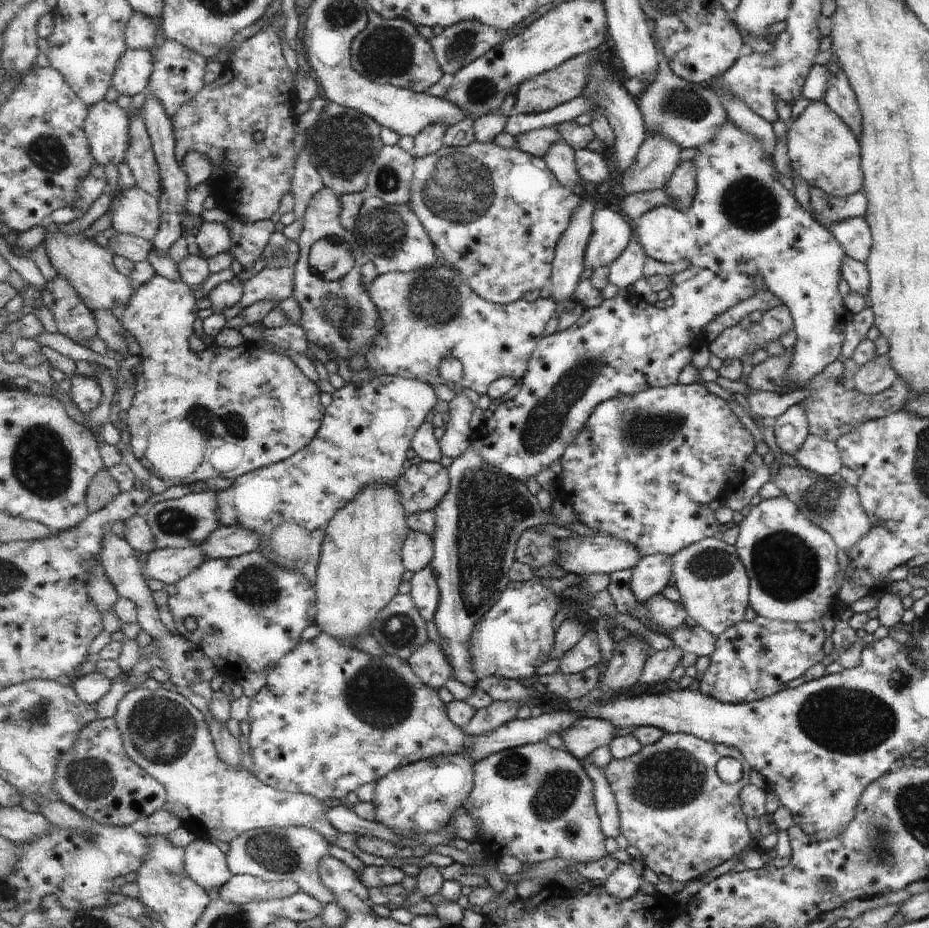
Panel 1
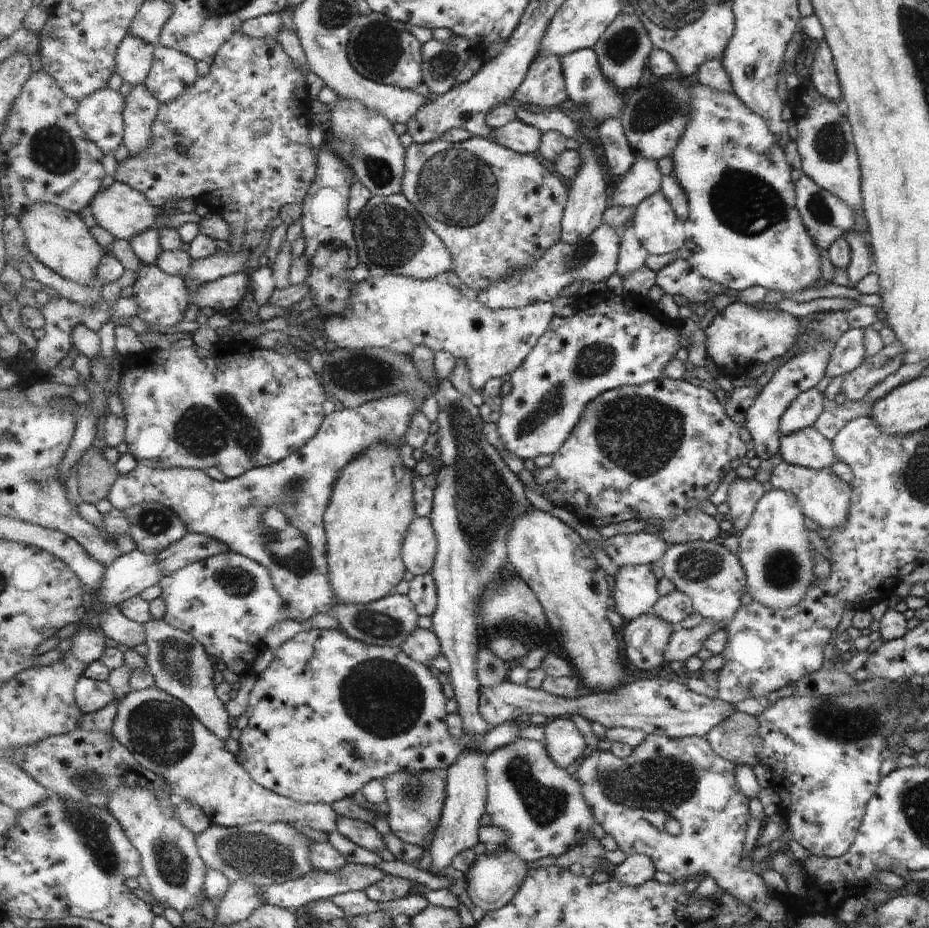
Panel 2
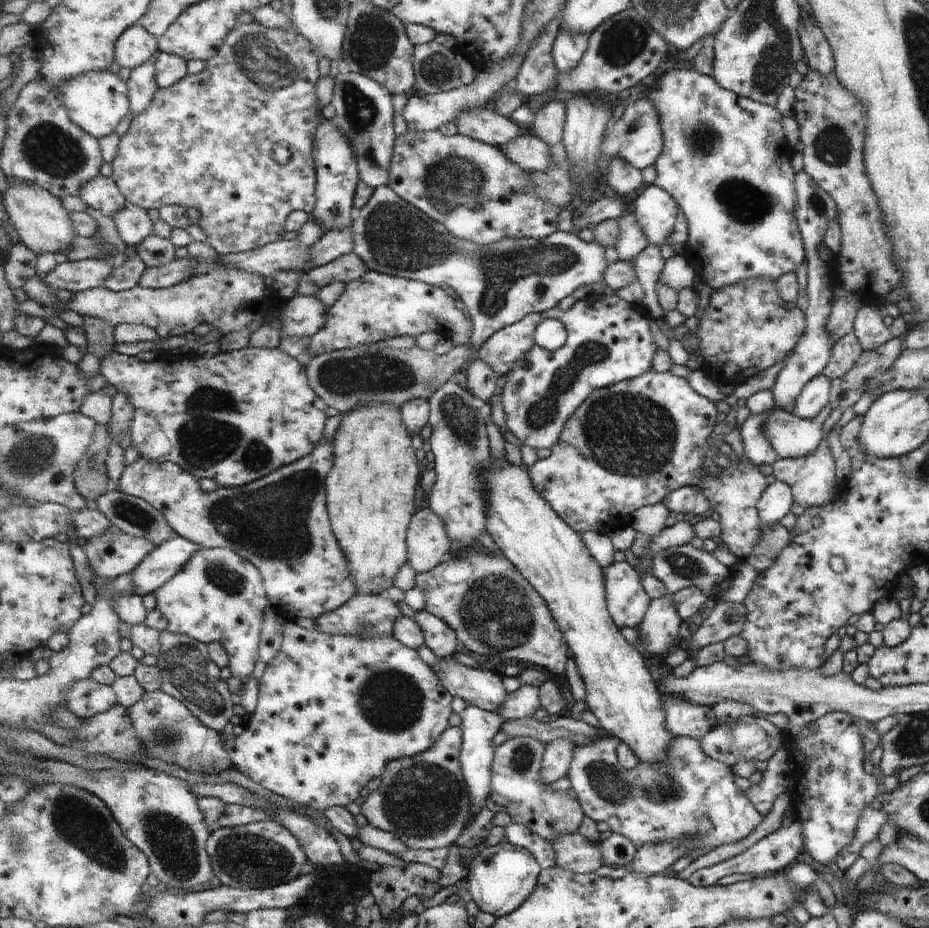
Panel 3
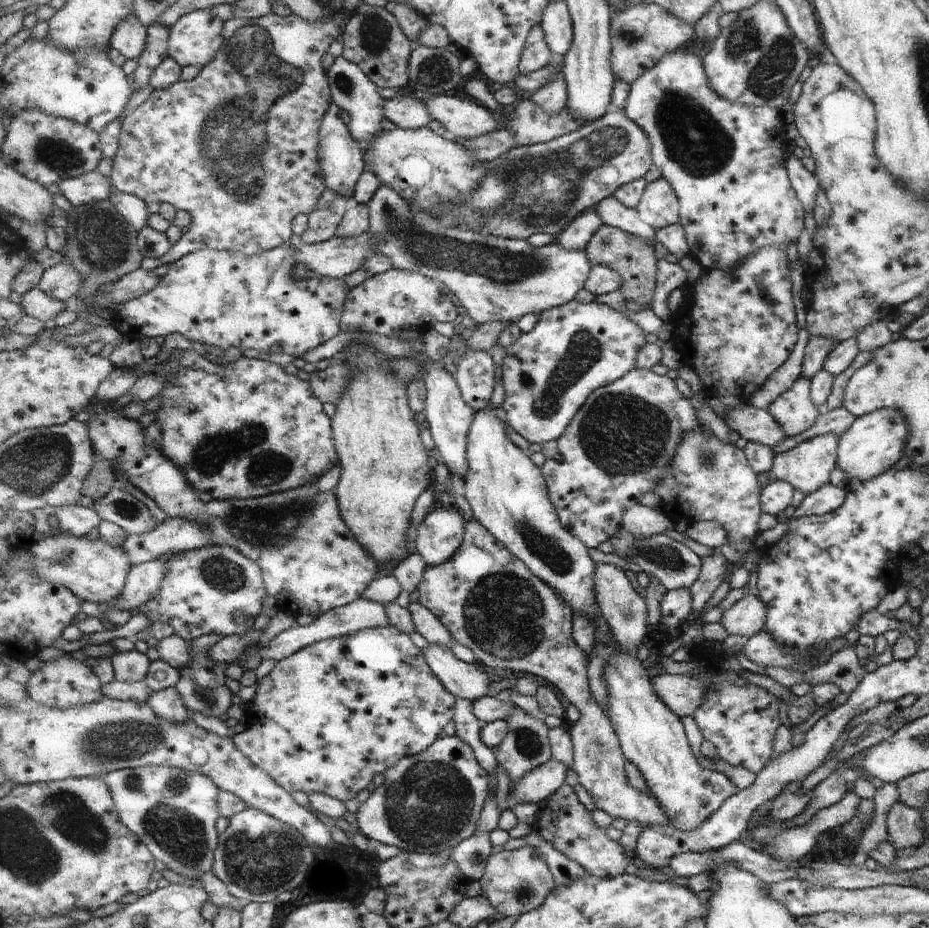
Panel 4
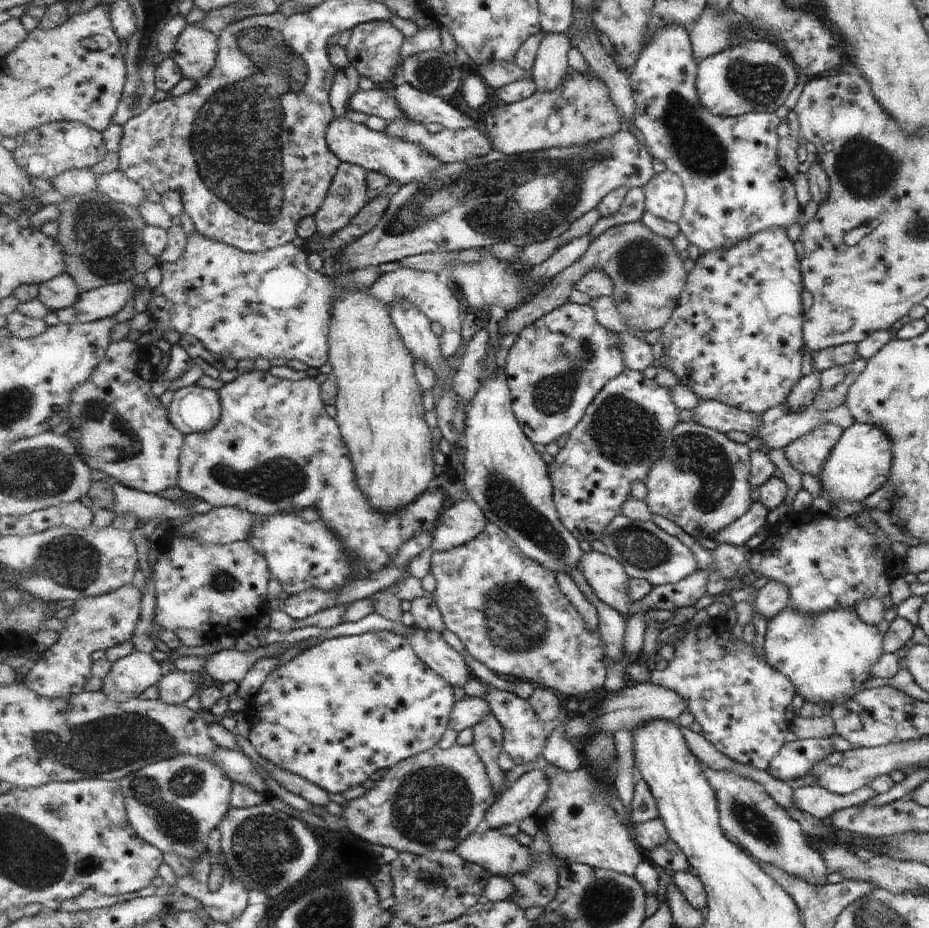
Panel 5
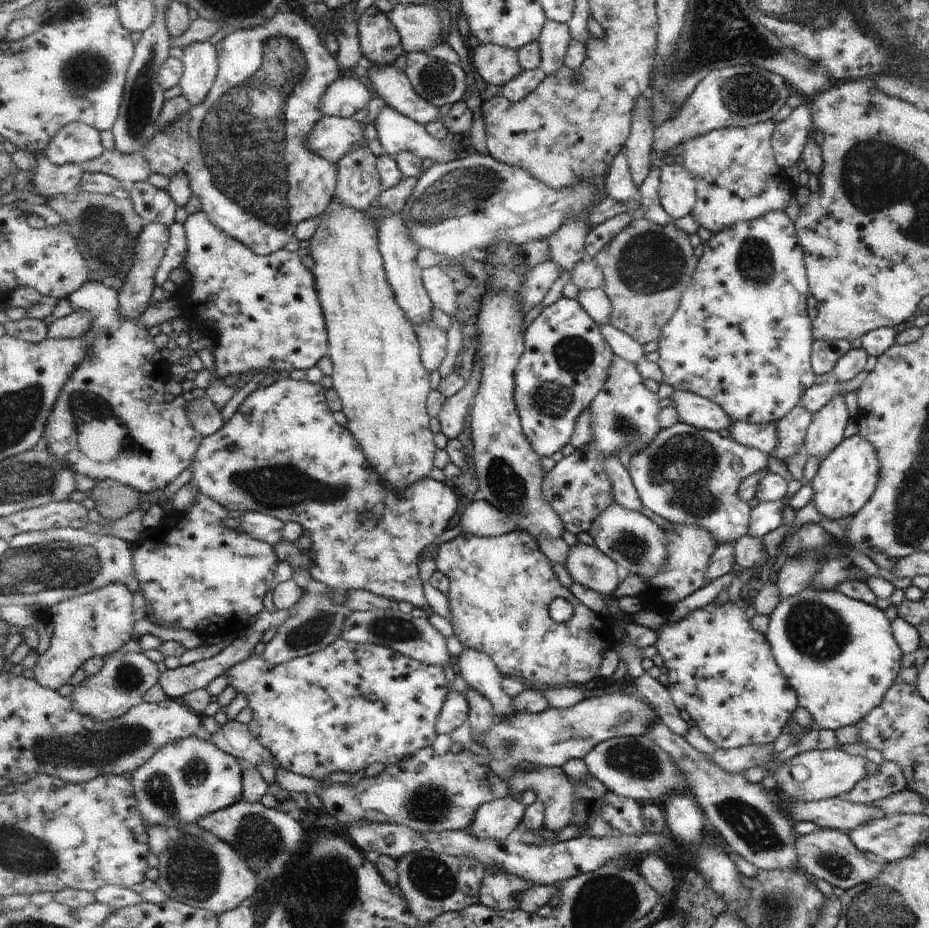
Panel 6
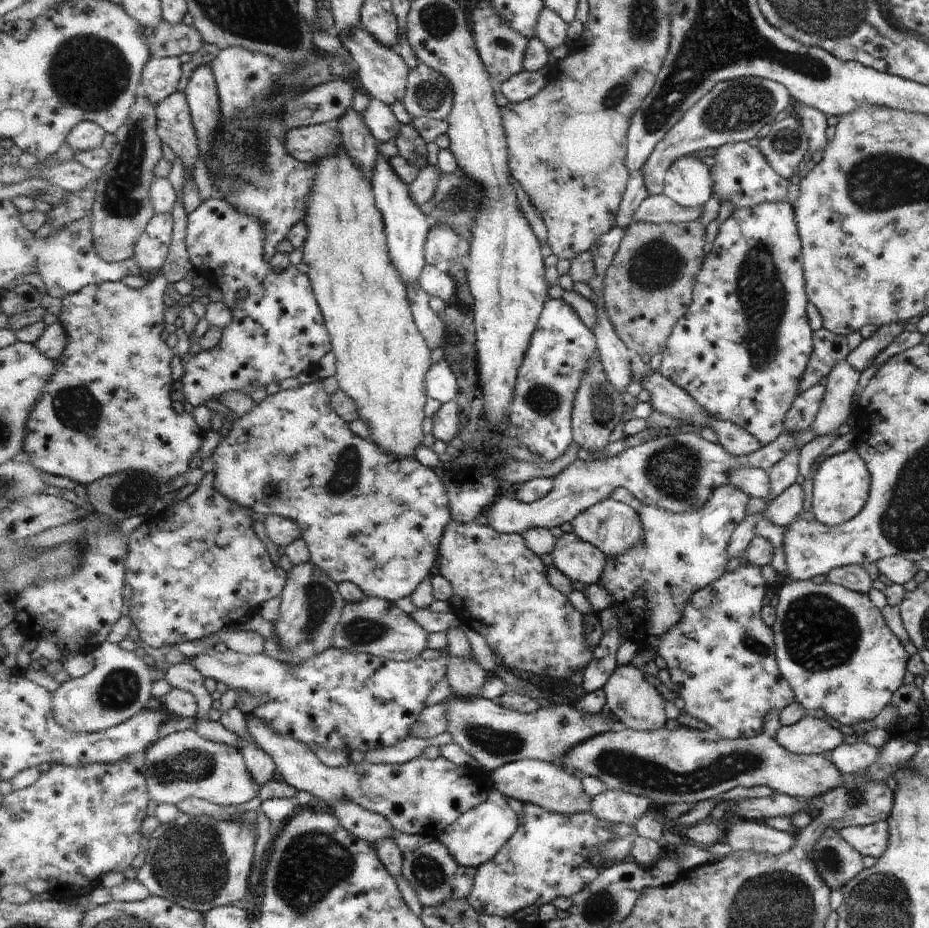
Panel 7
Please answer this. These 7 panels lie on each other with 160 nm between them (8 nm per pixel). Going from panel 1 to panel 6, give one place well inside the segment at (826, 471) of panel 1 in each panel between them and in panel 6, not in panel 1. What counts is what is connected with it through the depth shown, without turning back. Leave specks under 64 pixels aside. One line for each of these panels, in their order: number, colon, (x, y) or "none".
2: (807, 448)
3: (790, 436)
4: (754, 424)
5: (718, 415)
6: (693, 409)

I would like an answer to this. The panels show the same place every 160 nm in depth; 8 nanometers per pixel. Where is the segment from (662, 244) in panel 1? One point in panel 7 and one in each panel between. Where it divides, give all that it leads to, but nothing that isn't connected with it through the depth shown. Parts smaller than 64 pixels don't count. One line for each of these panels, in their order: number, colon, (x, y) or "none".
2: (661, 232)
3: (656, 210)
4: (659, 207)
5: (665, 195)
6: (679, 188)
7: (688, 182)

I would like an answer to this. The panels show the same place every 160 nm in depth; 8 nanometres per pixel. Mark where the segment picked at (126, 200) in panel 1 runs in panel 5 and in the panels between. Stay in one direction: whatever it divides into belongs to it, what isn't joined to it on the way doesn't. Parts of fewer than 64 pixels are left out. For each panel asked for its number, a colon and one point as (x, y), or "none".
2: (124, 211)
3: (103, 193)
4: (91, 187)
5: (74, 182)

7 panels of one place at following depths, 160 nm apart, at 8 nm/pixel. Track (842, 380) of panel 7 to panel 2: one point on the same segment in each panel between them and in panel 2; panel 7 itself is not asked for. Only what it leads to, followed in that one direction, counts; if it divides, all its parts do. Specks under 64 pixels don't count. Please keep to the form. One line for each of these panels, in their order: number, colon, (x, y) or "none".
2: (824, 497)
3: (811, 478)
4: (807, 466)
5: (808, 454)
6: (824, 431)

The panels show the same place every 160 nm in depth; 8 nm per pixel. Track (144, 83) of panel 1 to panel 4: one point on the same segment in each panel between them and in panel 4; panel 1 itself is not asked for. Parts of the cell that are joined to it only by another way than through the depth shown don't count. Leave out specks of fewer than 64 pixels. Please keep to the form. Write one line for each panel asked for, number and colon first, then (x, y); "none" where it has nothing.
2: (134, 60)
3: (136, 45)
4: (130, 36)

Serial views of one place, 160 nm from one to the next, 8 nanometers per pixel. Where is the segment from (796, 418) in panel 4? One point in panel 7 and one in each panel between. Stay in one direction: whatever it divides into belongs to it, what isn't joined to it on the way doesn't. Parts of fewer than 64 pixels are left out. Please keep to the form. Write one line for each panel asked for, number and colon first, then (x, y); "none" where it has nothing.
5: (778, 427)
6: (761, 437)
7: (737, 440)

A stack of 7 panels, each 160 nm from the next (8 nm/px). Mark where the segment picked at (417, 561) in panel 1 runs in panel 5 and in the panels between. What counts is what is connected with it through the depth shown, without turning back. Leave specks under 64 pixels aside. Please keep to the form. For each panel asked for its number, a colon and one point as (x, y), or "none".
2: (421, 545)
3: (429, 543)
4: (441, 534)
5: (463, 521)

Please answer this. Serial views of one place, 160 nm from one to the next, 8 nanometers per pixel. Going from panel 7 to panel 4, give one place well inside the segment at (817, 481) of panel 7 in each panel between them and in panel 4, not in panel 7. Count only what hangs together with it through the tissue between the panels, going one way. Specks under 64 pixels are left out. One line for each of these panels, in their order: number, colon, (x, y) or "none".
4: (873, 443)
5: (859, 463)
6: (845, 479)

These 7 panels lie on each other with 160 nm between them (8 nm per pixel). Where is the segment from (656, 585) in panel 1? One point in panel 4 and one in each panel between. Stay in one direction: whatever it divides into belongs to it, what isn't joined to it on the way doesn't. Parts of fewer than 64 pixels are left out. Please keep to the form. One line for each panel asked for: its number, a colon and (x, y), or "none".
2: (635, 594)
3: (628, 602)
4: (627, 613)

